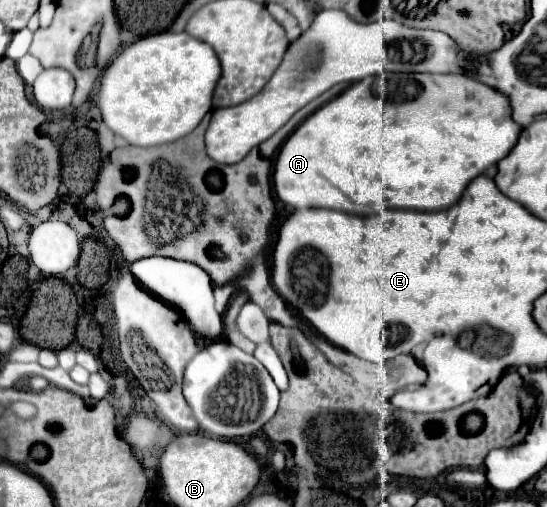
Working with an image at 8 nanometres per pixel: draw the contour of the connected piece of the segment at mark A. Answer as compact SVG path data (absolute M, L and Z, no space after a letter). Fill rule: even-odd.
M382 73L378 77L366 77L364 81L352 83L344 93L322 105L318 111L314 111L310 117L306 117L298 129L286 139L282 145L276 165L274 165L274 189L280 201L294 209L302 207L324 207L324 209L334 209L334 211L344 211L352 215L374 215L382 213L386 209L418 209L418 211L438 211L454 205L468 183L484 173L490 165L498 163L504 159L510 149L516 145L518 135L520 135L520 125L512 121L512 109L510 101L506 95L500 91L478 83L474 79L462 77L462 75L432 75L432 73Z

